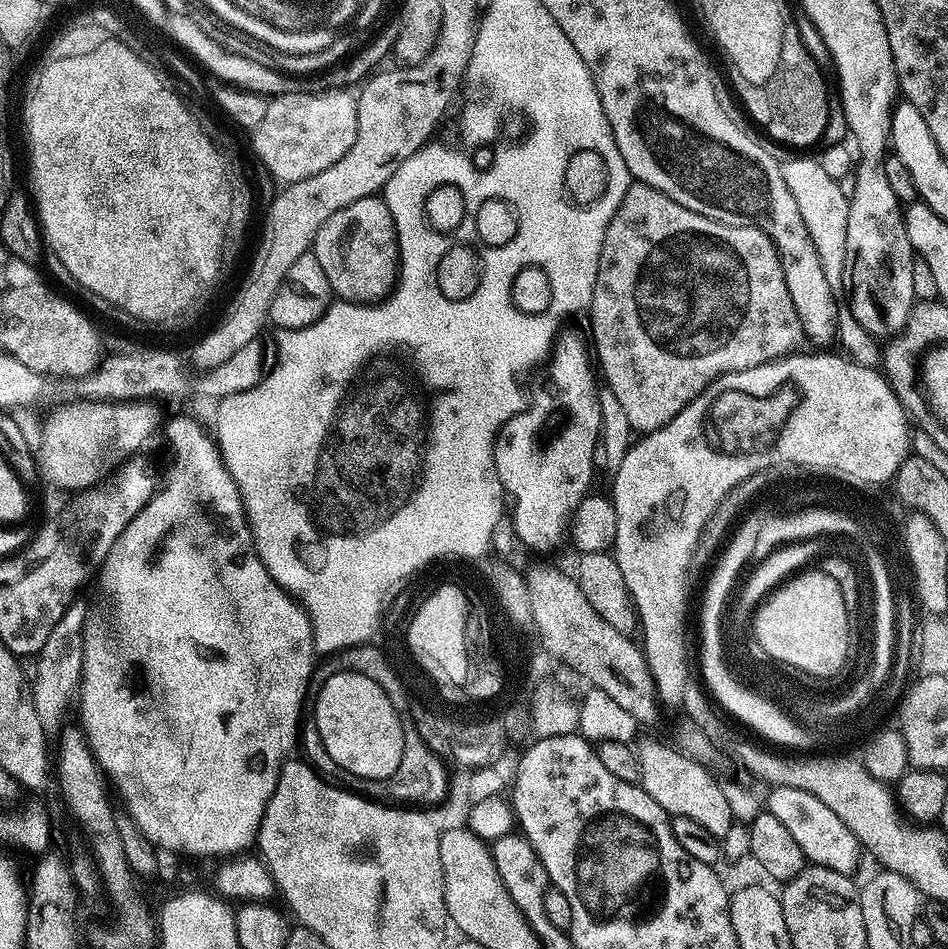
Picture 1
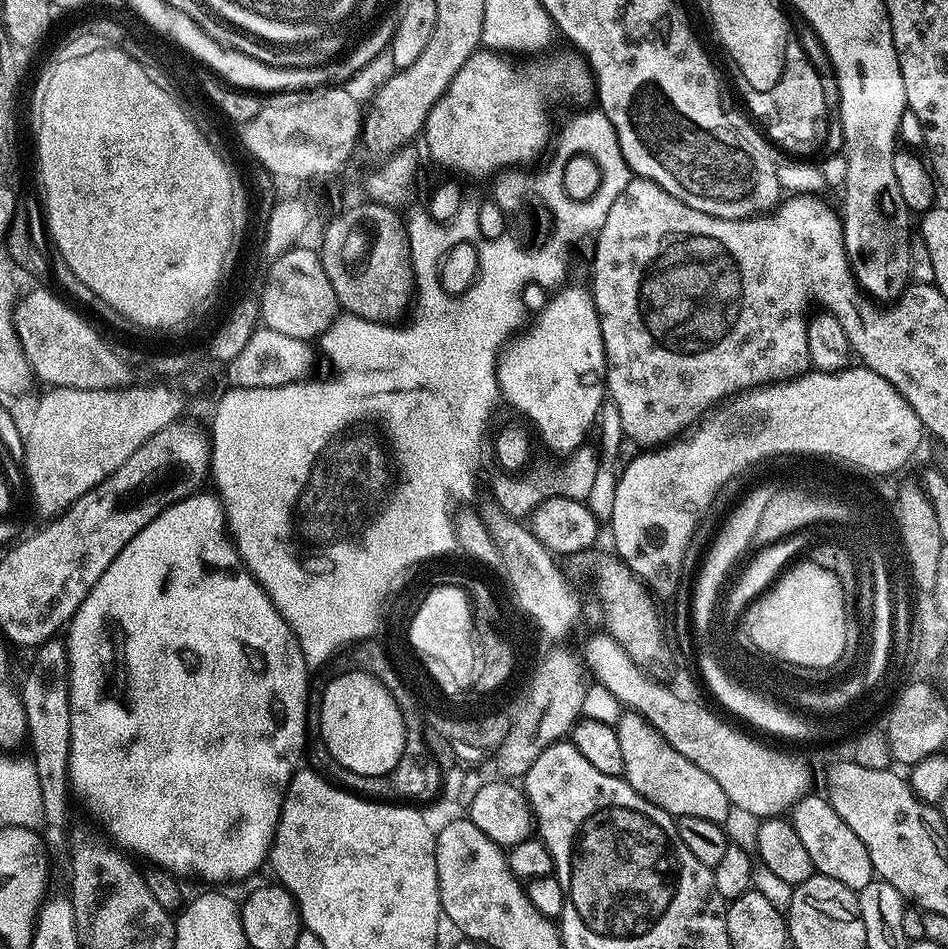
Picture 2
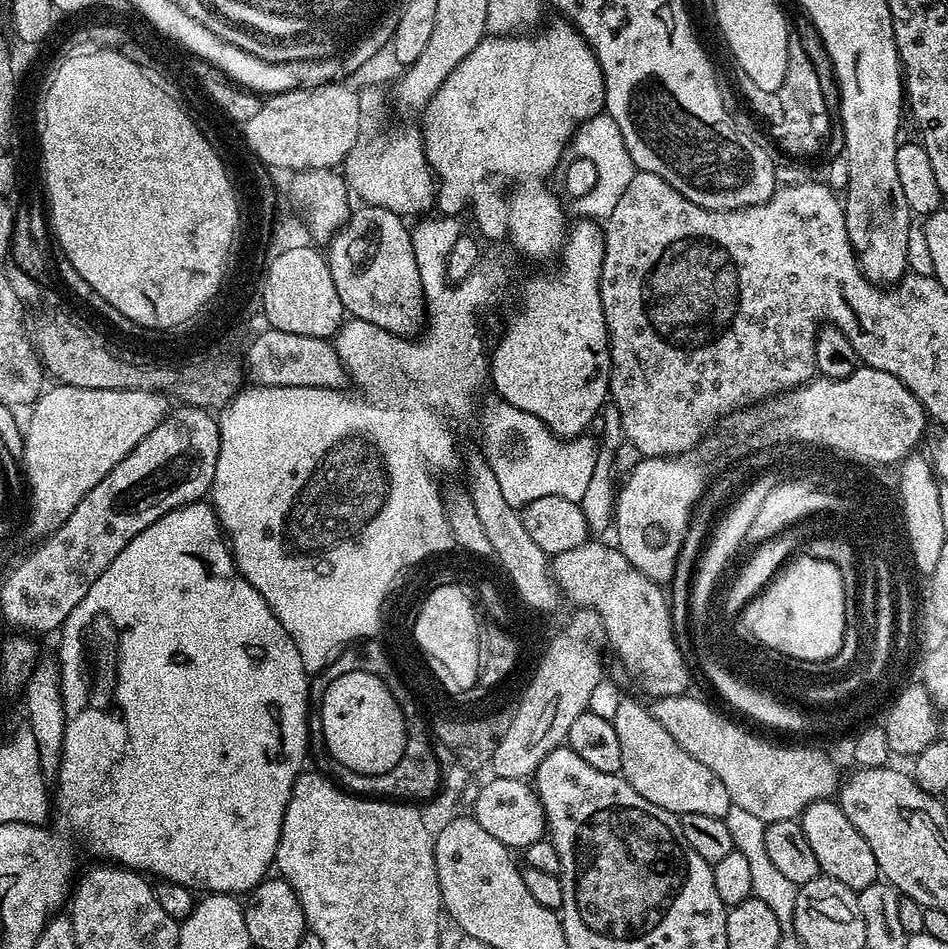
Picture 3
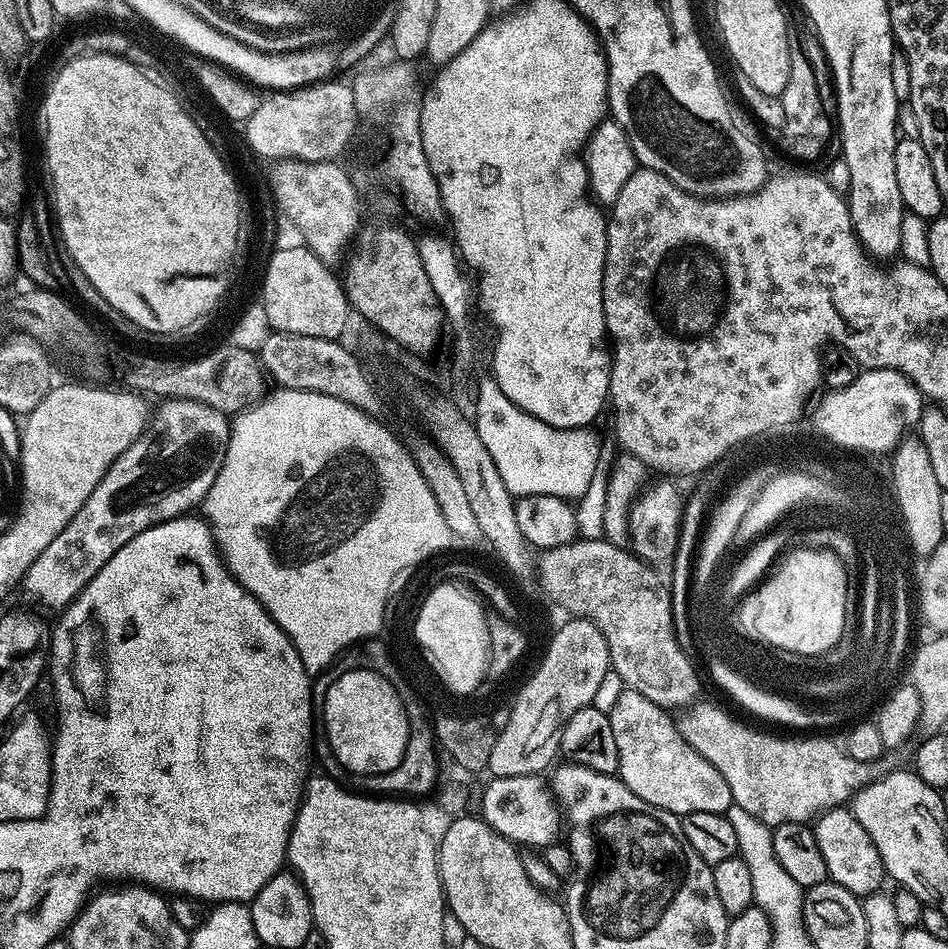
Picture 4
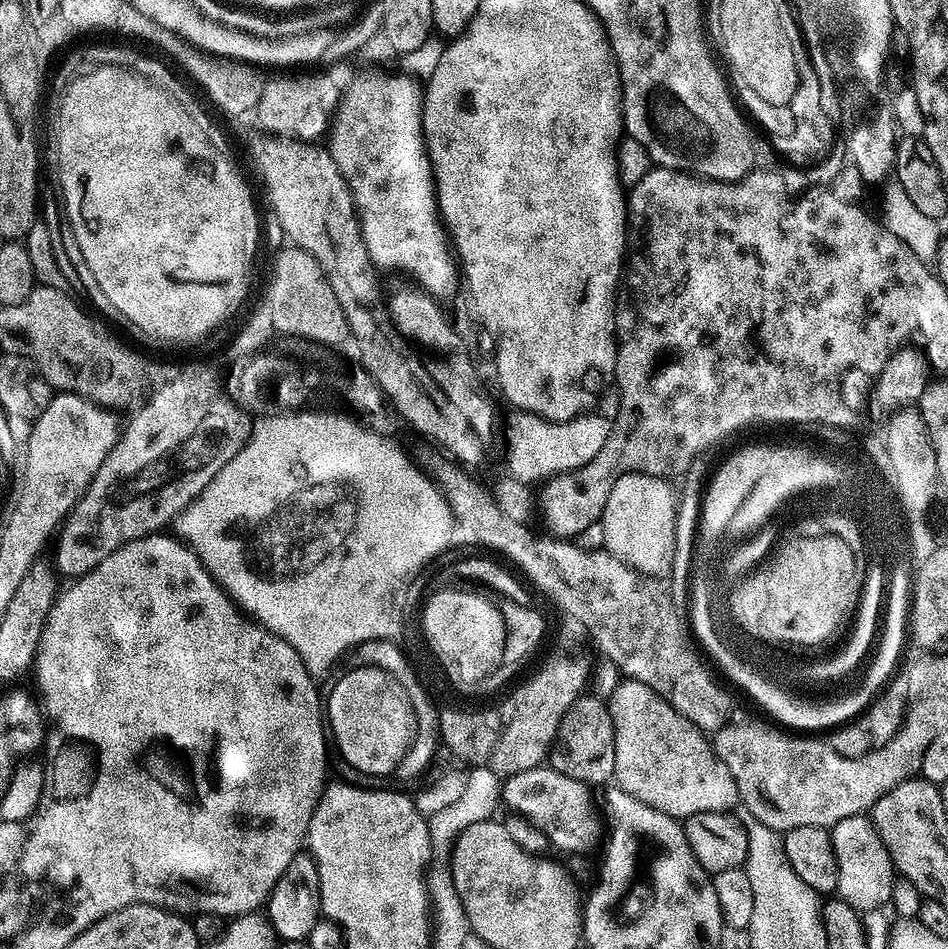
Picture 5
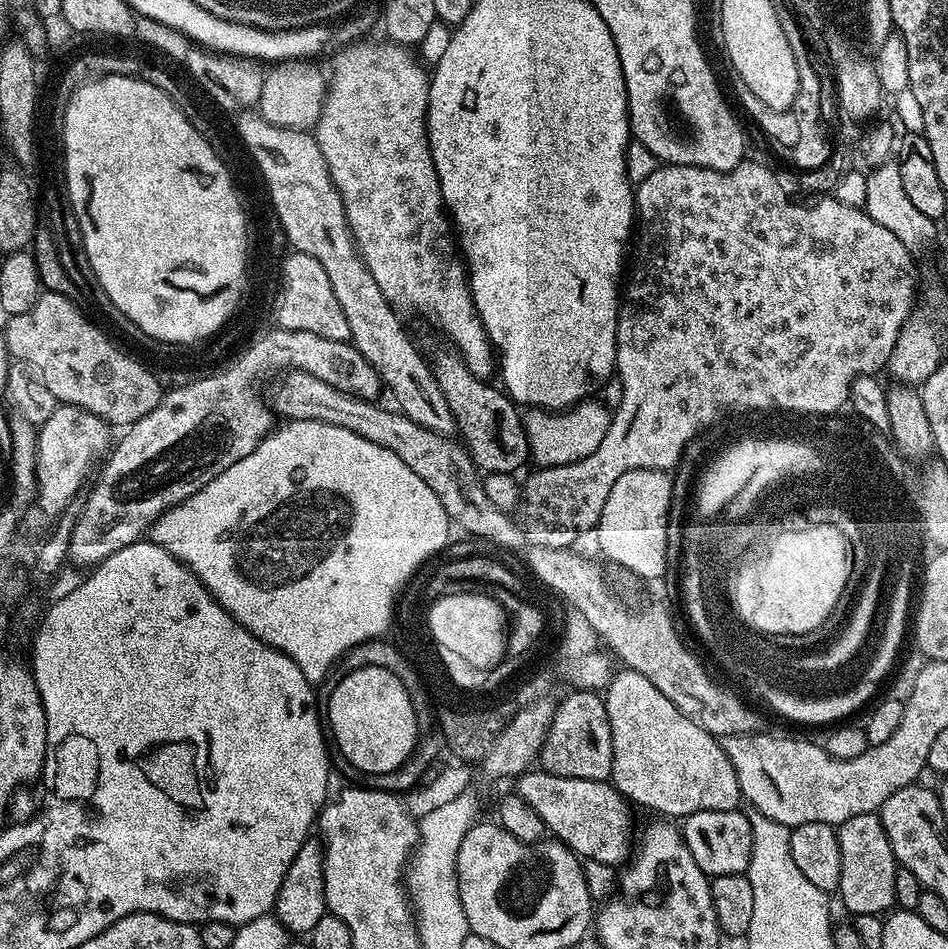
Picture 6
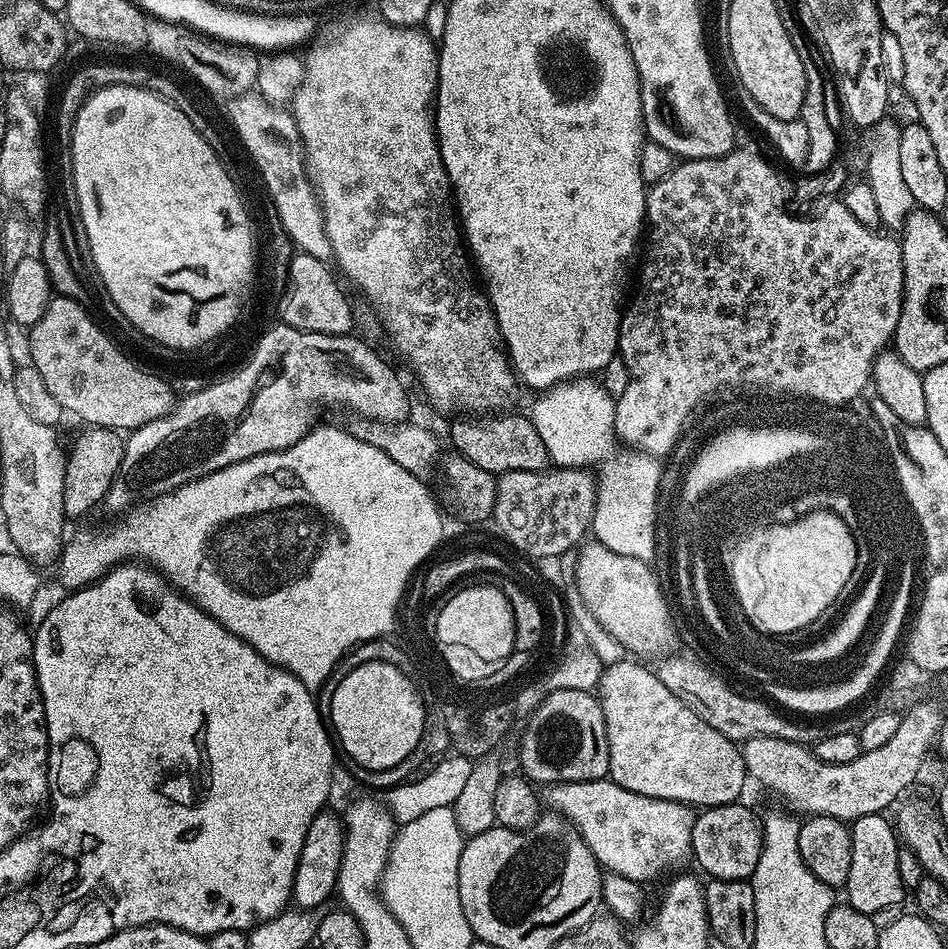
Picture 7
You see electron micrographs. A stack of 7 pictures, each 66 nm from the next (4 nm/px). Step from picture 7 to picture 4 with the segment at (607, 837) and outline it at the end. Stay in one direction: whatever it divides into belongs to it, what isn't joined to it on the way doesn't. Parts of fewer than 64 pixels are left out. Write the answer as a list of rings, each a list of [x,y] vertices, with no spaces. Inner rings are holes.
[[[543,775],[515,776],[506,778],[497,776],[489,779],[484,788],[484,798],[480,802],[482,818],[498,834],[511,840],[517,846],[531,846],[543,850],[550,844],[561,839],[560,822],[562,826],[562,808],[549,781]]]

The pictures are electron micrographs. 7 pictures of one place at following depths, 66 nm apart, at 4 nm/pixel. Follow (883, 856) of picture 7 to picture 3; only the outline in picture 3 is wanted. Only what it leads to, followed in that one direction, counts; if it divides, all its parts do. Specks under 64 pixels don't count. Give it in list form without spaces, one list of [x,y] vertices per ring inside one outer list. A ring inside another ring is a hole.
[[[831,799],[814,802],[804,811],[803,816],[799,817],[799,822],[806,839],[814,849],[814,855],[818,857],[823,875],[832,876],[853,890],[877,883],[880,867],[878,862],[874,862],[874,850],[870,850],[866,838],[862,838],[858,830],[854,830],[854,822],[846,818],[839,803]]]

